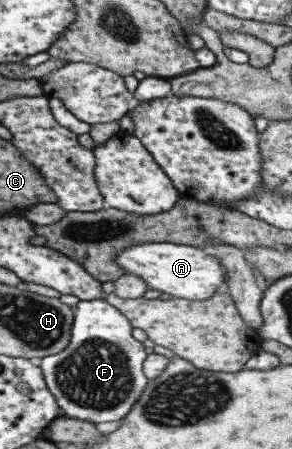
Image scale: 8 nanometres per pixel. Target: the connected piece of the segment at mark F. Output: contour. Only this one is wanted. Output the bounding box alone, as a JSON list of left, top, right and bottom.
[40,300,147,423]

